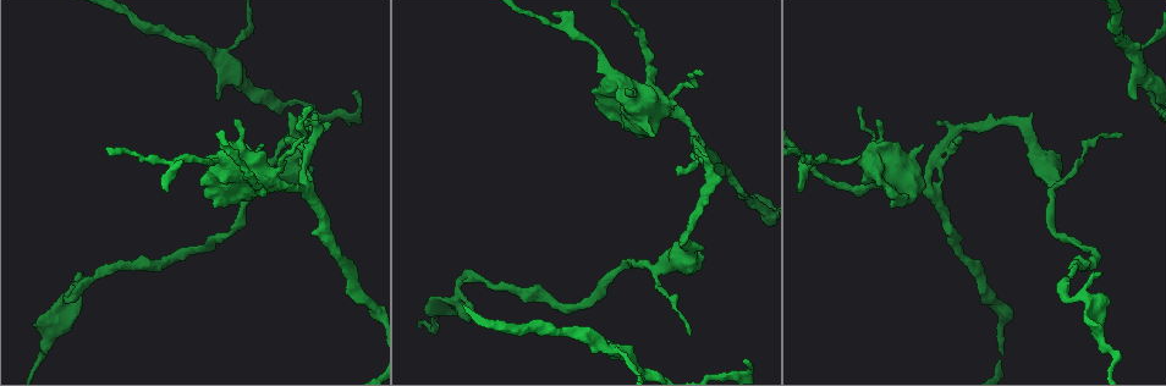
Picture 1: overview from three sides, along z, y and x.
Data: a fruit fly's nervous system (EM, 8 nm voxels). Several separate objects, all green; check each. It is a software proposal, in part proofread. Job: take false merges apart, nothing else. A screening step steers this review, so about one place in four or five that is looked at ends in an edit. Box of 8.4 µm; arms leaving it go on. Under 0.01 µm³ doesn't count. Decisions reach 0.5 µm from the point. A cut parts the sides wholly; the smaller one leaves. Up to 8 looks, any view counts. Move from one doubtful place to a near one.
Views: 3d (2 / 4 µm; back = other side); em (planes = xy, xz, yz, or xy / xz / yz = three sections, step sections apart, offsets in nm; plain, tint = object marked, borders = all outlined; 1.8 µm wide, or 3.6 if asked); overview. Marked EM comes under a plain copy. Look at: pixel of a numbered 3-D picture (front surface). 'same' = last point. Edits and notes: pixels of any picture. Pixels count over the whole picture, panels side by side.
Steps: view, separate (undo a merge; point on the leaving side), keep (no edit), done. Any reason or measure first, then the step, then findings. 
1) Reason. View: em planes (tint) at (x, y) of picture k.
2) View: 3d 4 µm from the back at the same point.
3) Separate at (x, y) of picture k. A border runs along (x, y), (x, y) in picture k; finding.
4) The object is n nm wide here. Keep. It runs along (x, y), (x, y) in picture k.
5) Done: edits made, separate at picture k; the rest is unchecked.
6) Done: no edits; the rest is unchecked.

Three-way junction. View: em yz step 8 (tint) at (223, 63) of picture 1.

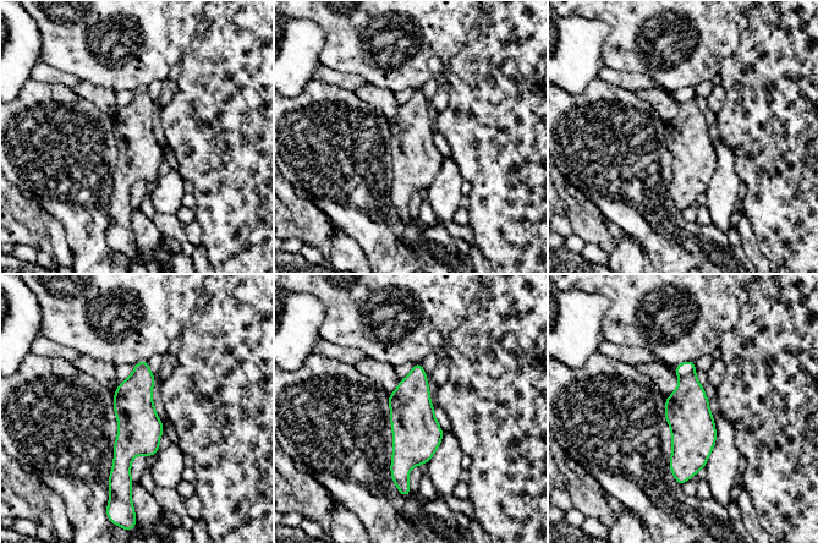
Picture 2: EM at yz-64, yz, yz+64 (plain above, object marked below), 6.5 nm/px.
View: em planes (borders) at the same point.

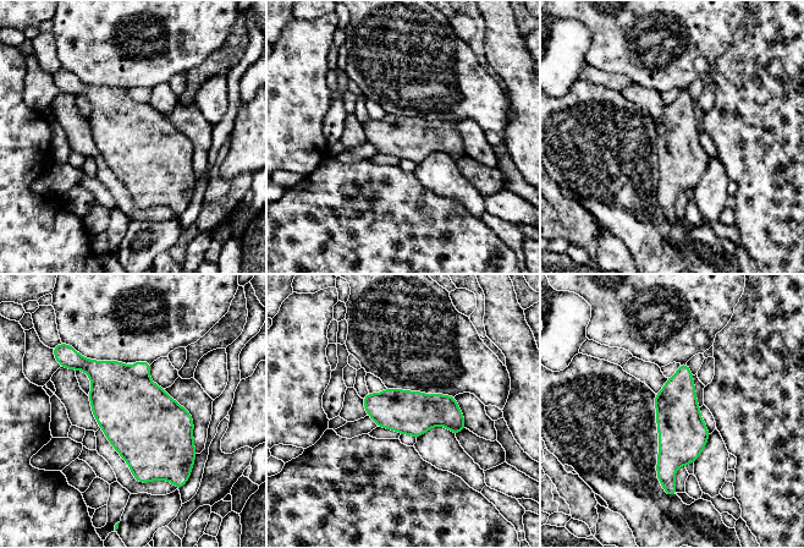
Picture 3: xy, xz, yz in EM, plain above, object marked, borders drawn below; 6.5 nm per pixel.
Separate at (141, 368) of picture 3. A border runs along (136, 373), (147, 377) in picture 3; two neurons meet here.

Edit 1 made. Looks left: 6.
Arms part here. View: em planes (tint) at (310, 146) of picture 1.

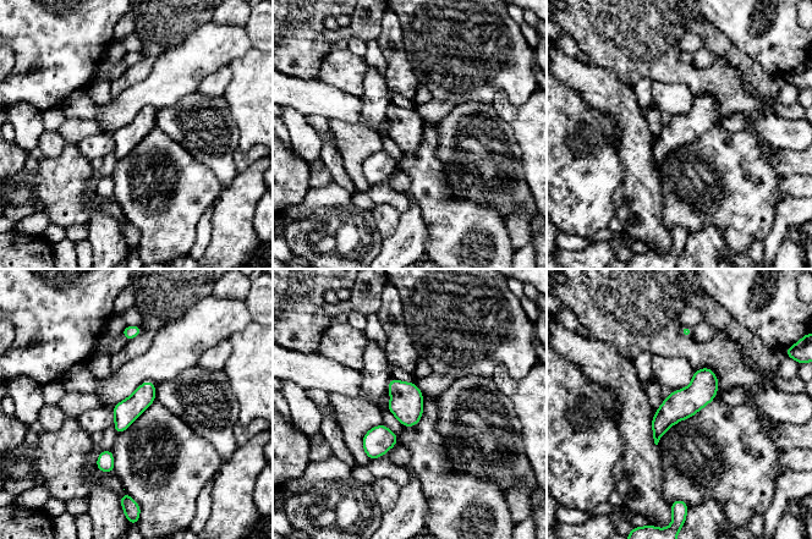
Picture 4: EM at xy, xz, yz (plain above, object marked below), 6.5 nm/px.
Keep. Continuous, no second neuron.

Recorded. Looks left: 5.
View: overview.

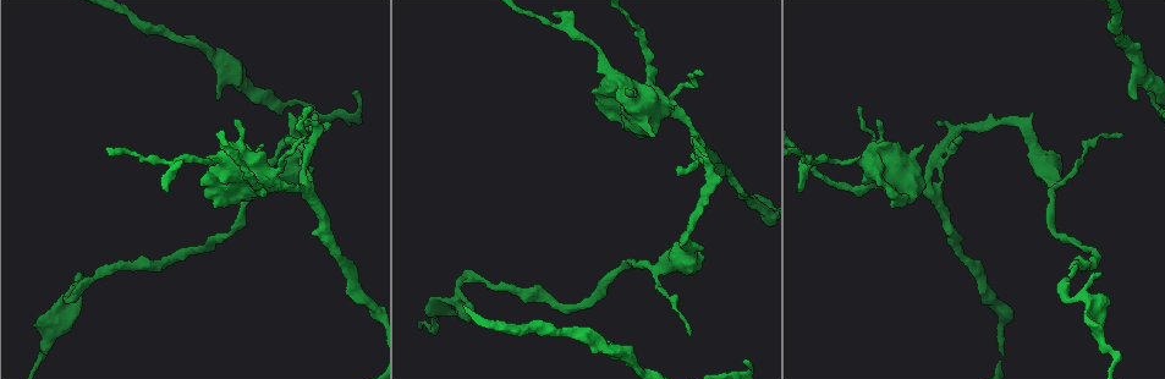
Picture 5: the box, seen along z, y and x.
Closes a loop. View: em planes (tint) at (600, 94) of picture 5.

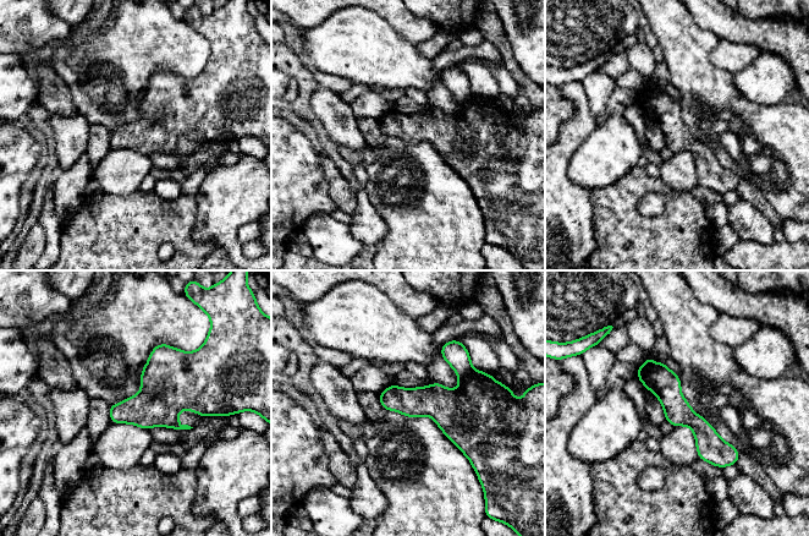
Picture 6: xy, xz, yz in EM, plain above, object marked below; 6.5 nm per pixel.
The object is 180 nm wide here. Keep. It runs along (648, 362), (671, 399), (731, 461) in picture 6; one neuron here.

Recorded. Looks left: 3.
Done: edits made, separate at picture 3; the rest is unchecked.

